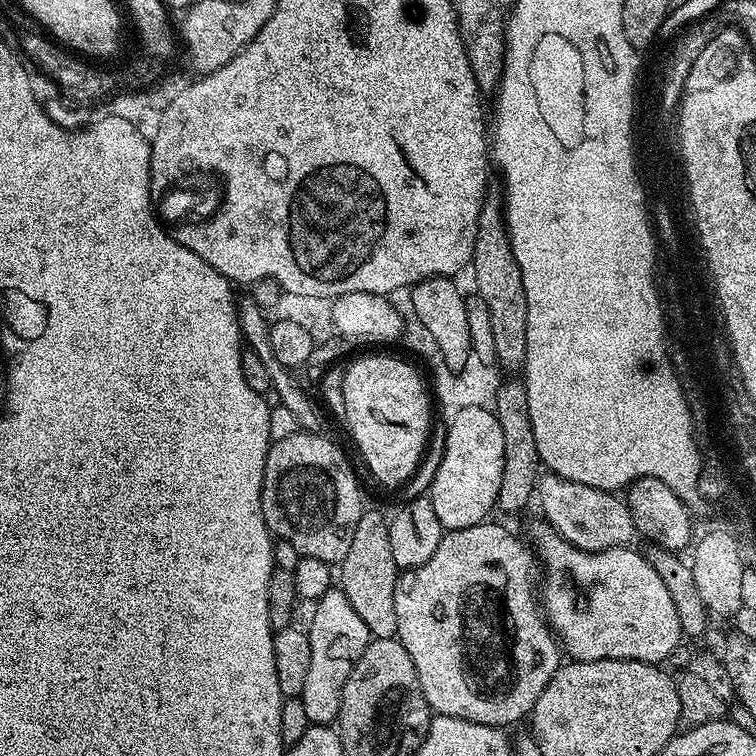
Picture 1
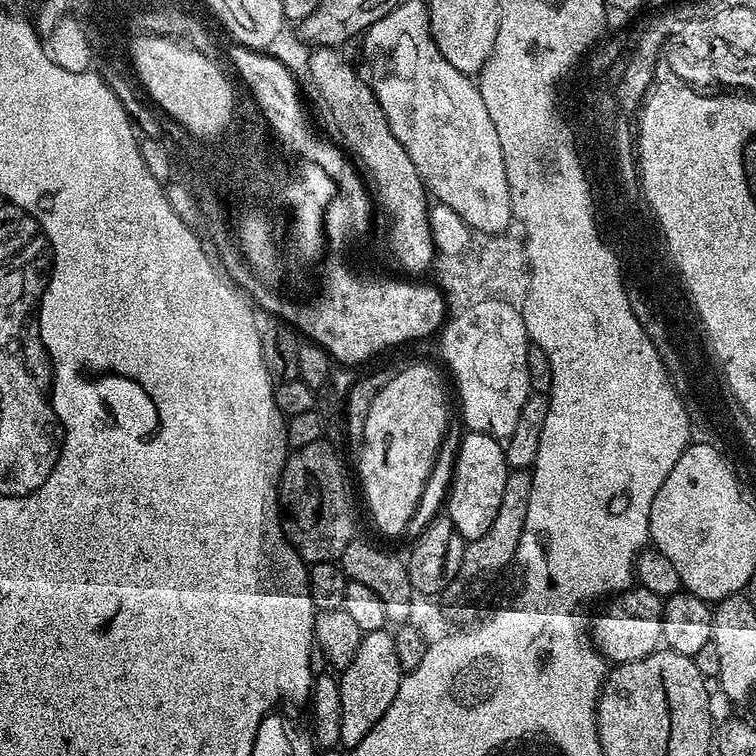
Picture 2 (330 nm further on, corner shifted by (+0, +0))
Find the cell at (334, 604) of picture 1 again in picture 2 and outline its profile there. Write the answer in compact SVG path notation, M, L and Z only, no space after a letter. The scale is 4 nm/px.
M384 628L361 635L360 645L348 668L339 673L340 693L342 694L342 724L340 744L352 749L355 744L380 721L382 714L394 702L402 679L402 669L398 654L394 654L392 632Z

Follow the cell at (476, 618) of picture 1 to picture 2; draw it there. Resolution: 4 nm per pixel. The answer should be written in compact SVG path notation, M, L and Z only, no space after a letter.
M632 586L613 595L608 602L604 613L590 620L590 639L601 656L611 661L613 665L625 664L646 658L646 654L661 647L661 597L656 596L649 588Z

